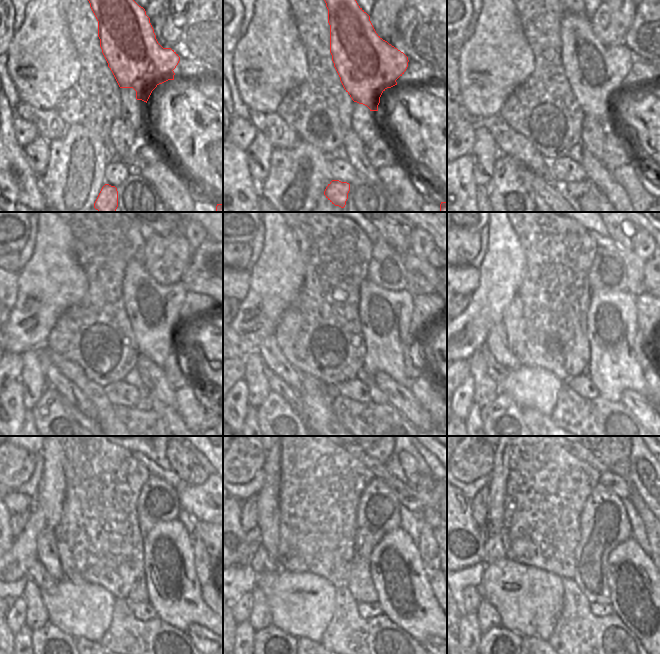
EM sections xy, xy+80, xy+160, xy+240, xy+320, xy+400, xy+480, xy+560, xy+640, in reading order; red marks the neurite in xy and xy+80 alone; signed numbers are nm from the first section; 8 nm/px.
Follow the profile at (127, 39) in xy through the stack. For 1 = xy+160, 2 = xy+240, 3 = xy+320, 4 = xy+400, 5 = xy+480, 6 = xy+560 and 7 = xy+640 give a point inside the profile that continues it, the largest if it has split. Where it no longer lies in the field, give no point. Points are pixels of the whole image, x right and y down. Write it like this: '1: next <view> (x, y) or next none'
1: next xy+160 (595, 72)
2: next xy+240 (153, 310)
3: next xy+320 (385, 316)
4: next xy+400 (612, 320)
5: next xy+480 (174, 591)
6: next xy+560 (404, 594)
7: next xy+640 (637, 595)

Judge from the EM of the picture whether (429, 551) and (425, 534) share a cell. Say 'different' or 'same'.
same

